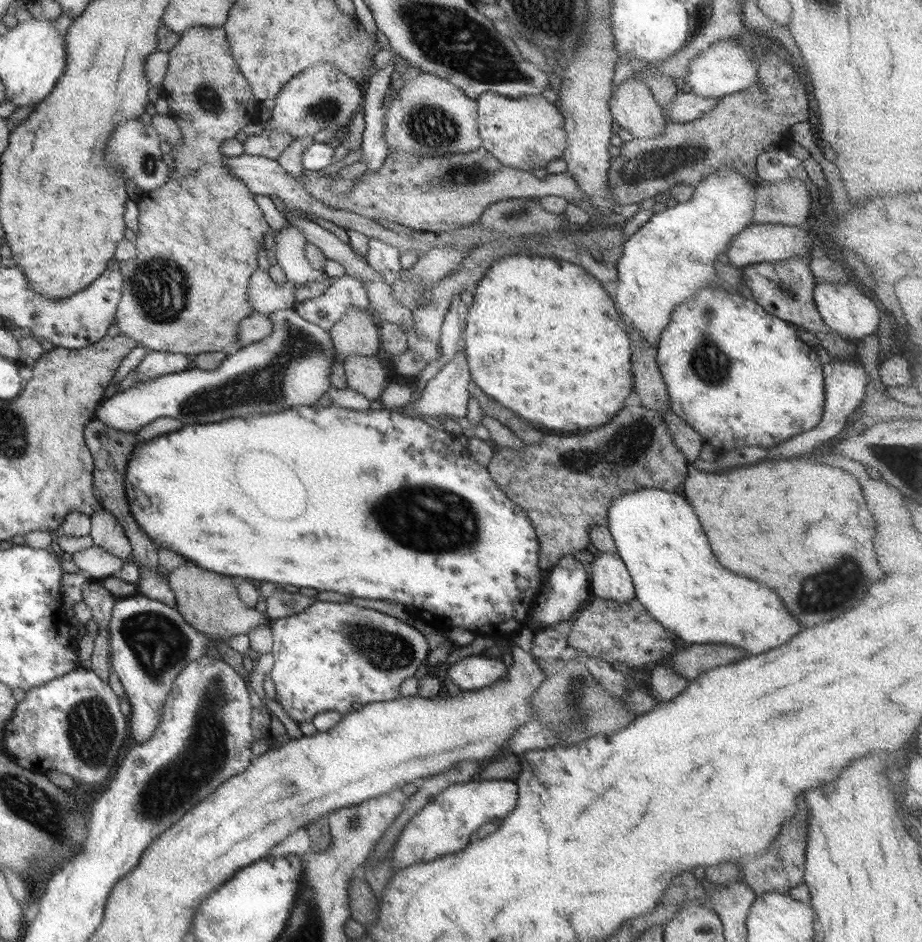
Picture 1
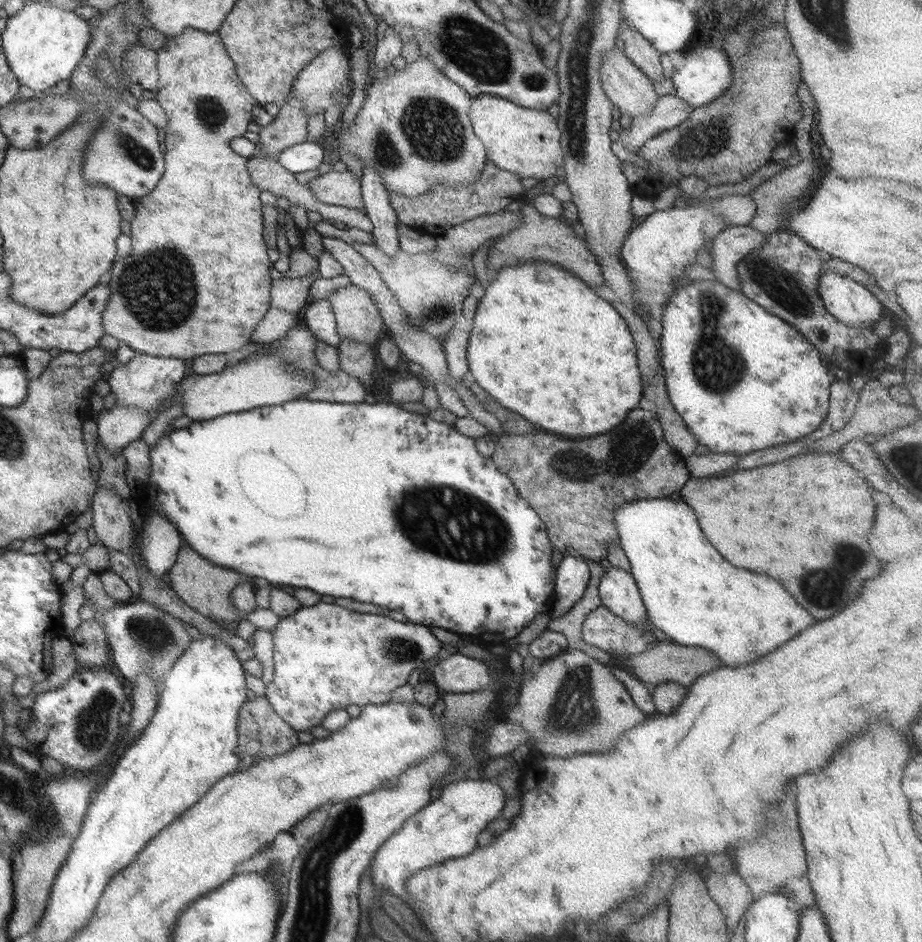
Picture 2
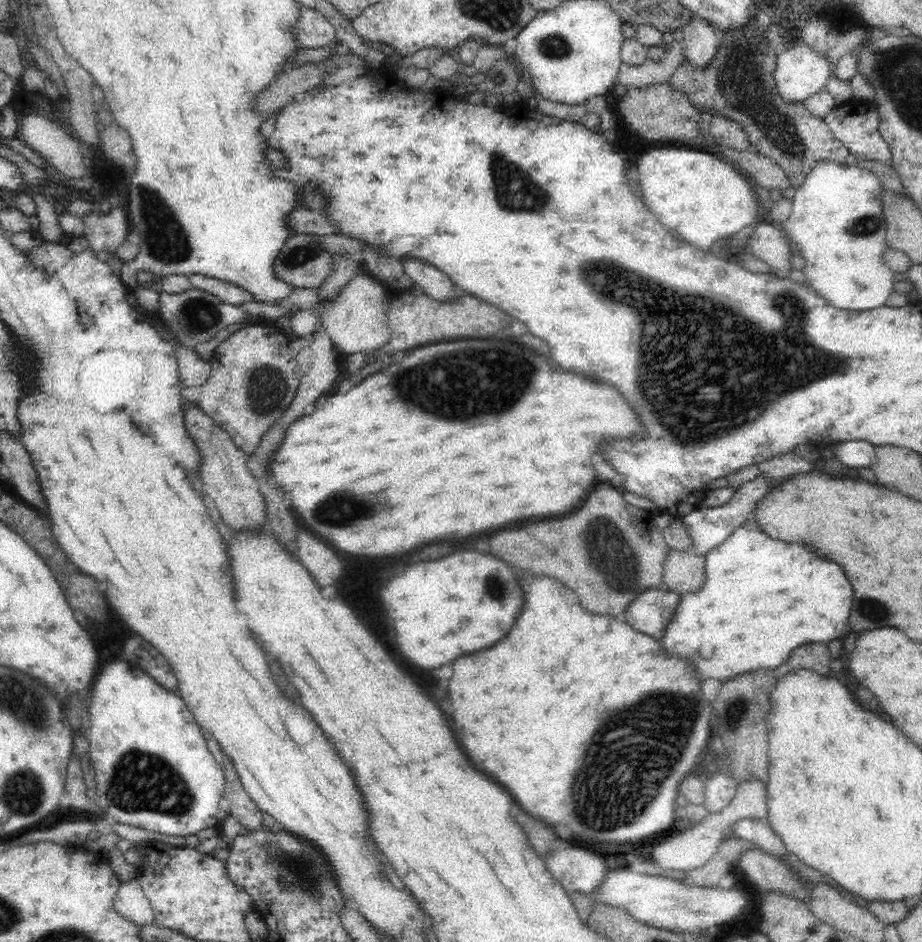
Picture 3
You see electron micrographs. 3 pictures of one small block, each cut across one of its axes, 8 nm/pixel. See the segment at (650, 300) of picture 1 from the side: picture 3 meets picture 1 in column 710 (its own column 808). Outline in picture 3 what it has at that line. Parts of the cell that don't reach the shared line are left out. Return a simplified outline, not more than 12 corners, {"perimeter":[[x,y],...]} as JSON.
{"perimeter":[[818,160],[782,224],[834,308],[886,304],[898,276],[881,180]]}

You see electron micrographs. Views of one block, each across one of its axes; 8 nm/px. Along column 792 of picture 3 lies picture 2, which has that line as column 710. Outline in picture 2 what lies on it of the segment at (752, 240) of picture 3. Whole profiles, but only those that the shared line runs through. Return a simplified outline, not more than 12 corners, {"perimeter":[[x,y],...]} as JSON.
{"perimeter":[[728,226],[711,240],[711,275],[741,291],[737,263],[766,236]]}

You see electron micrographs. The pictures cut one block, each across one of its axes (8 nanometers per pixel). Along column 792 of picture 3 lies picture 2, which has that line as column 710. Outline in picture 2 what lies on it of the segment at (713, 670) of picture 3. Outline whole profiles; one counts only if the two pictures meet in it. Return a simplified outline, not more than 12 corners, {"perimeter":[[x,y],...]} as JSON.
{"perimeter":[[693,510],[614,512],[646,620],[740,667],[814,618]]}

